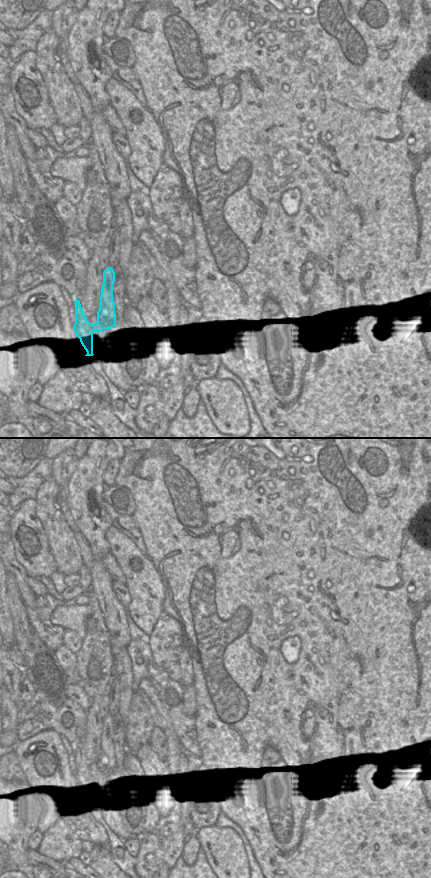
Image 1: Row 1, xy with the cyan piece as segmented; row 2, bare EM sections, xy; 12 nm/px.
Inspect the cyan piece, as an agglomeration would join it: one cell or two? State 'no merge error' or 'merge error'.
merge error

